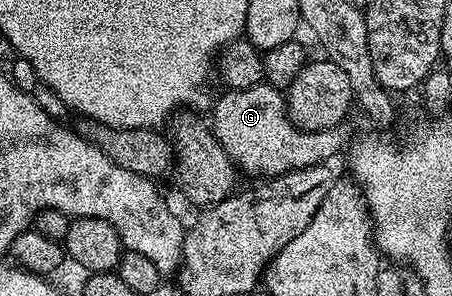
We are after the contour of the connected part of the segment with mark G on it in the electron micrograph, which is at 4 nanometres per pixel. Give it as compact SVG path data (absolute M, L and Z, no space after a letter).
M261 84L241 90L225 89L220 99L215 99L211 107L210 129L215 134L218 144L232 157L237 171L248 174L264 174L265 179L275 178L277 174L285 174L287 170L301 170L311 166L331 163L335 154L344 150L344 145L356 134L355 117L349 116L333 128L333 130L301 130L292 123L288 115L288 103L285 95L276 87Z

